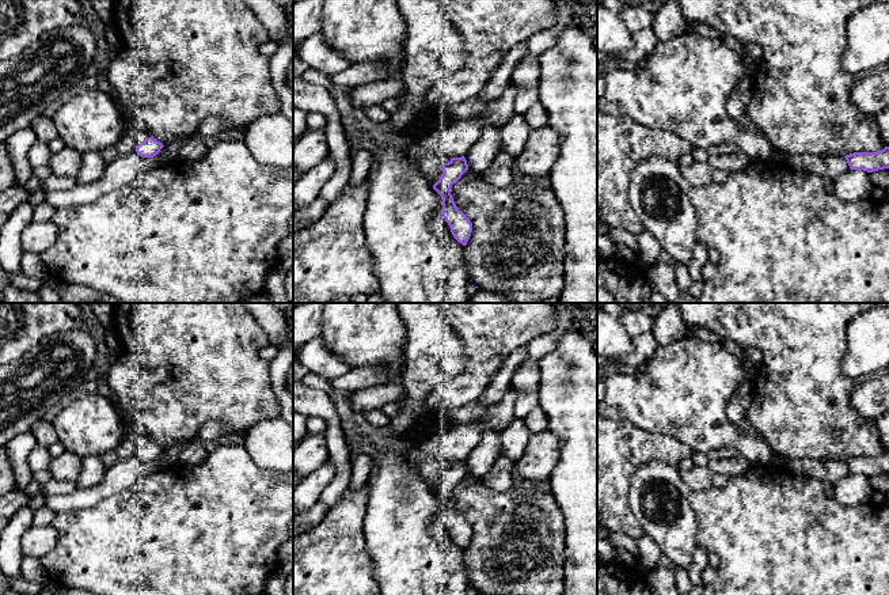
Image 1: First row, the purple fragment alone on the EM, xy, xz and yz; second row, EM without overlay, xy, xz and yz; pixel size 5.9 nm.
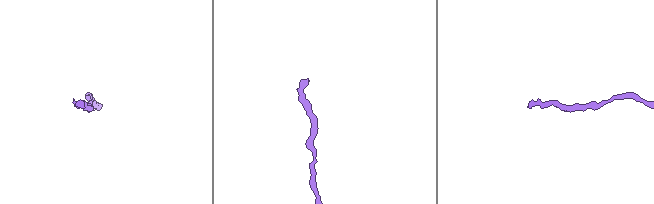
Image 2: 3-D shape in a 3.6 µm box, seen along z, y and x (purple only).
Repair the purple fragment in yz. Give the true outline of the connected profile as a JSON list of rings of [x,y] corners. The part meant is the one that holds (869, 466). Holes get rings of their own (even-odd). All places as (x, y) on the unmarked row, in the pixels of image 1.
[[[889,451],[878,456],[854,456],[844,461],[851,474],[867,477],[889,473]]]

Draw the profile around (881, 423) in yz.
[[[889,410],[874,421],[879,432],[879,439],[886,451],[889,451]]]

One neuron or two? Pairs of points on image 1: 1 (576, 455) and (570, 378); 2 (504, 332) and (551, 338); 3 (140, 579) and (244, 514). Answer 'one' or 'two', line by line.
1: one
2: two
3: one

